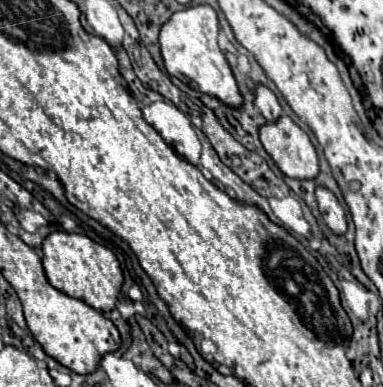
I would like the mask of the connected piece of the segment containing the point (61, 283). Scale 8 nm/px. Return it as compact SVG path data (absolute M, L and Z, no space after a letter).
M55 230L43 240L41 252L45 276L57 290L65 292L71 298L83 300L85 304L93 306L99 312L111 312L115 308L123 284L123 272L119 268L115 254L109 248L93 242L83 234Z

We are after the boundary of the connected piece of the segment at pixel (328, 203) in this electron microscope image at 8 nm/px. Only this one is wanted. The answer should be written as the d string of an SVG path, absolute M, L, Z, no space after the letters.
M317 188L317 202L319 202L319 210L325 218L325 224L329 226L329 230L337 236L343 236L347 232L347 220L345 220L345 212L341 208L341 204L337 202L337 198L333 196L333 192L329 192L327 188Z

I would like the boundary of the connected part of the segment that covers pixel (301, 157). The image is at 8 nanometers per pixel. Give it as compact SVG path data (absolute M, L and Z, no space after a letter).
M283 114L277 122L261 126L261 142L263 142L265 150L267 150L267 154L273 158L273 162L279 166L279 170L285 176L297 178L297 180L313 180L313 178L317 178L319 160L317 160L315 146L311 144L311 138L289 116Z

